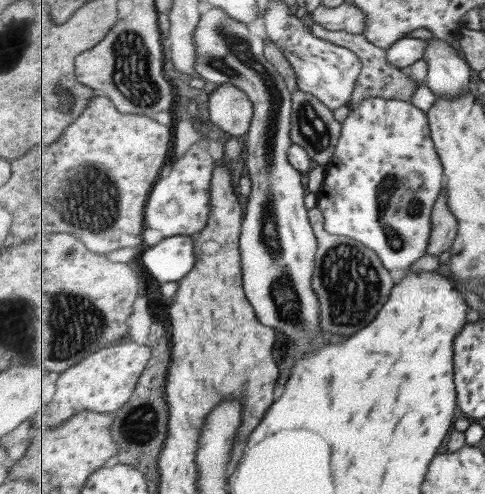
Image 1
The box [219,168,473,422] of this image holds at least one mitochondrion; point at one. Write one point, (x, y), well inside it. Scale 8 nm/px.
(350, 282)

